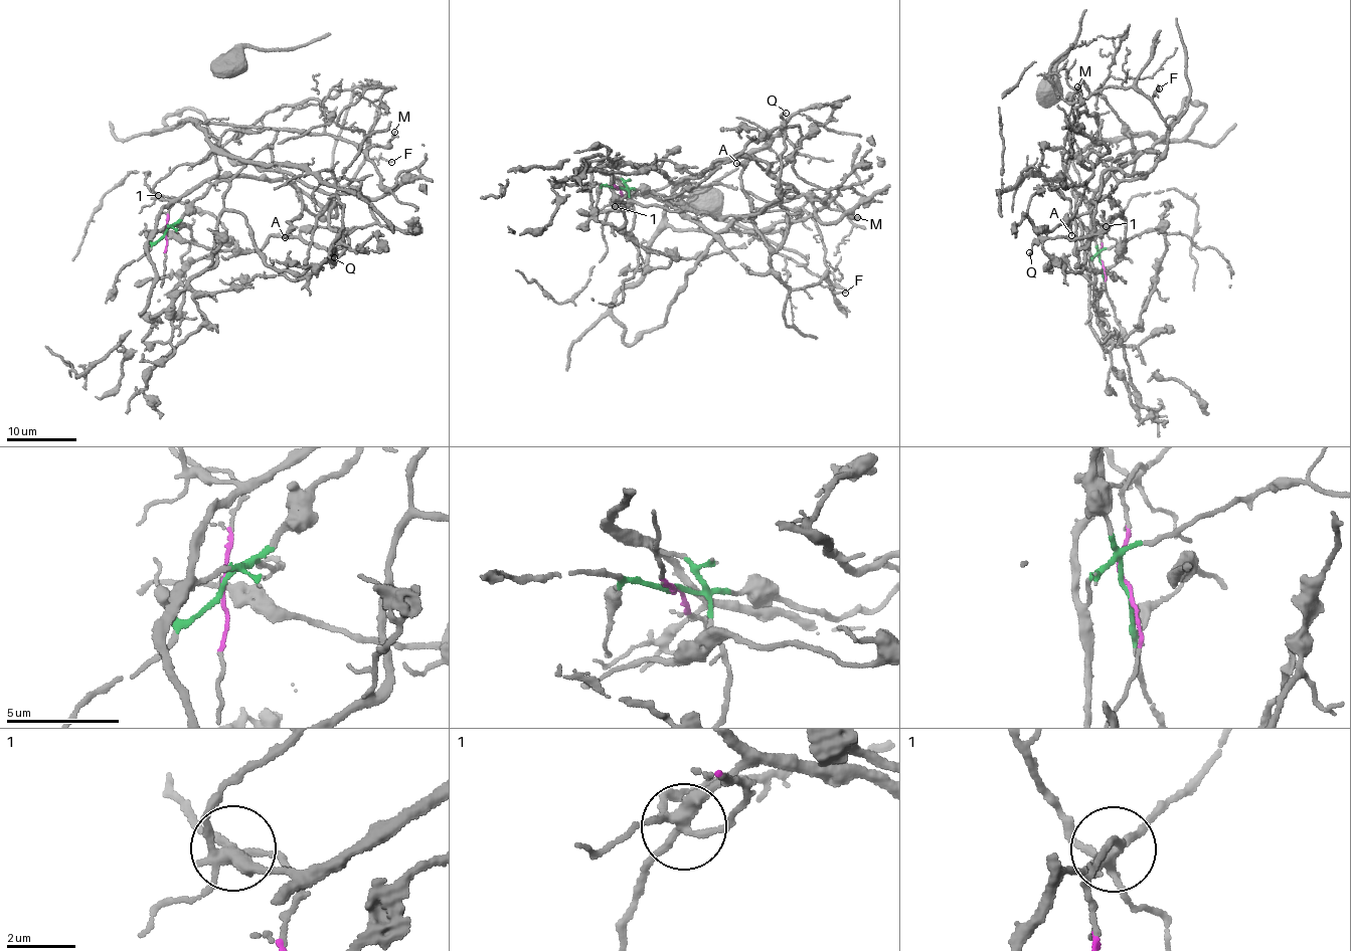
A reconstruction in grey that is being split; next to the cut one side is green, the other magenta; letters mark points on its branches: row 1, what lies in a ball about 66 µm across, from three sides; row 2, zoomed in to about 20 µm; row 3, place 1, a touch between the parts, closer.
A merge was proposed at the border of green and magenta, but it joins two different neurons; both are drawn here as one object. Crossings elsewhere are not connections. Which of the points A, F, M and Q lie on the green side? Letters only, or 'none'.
A, F, Q

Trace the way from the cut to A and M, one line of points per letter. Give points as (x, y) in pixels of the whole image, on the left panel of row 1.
A: (165, 232), (224, 180), (262, 260), (302, 274), (347, 244), (333, 203), (336, 216), (303, 209), (285, 237)
M: (165, 232), (171, 200), (153, 189), (207, 155), (201, 123), (307, 131), (364, 150), (384, 147), (394, 131)

